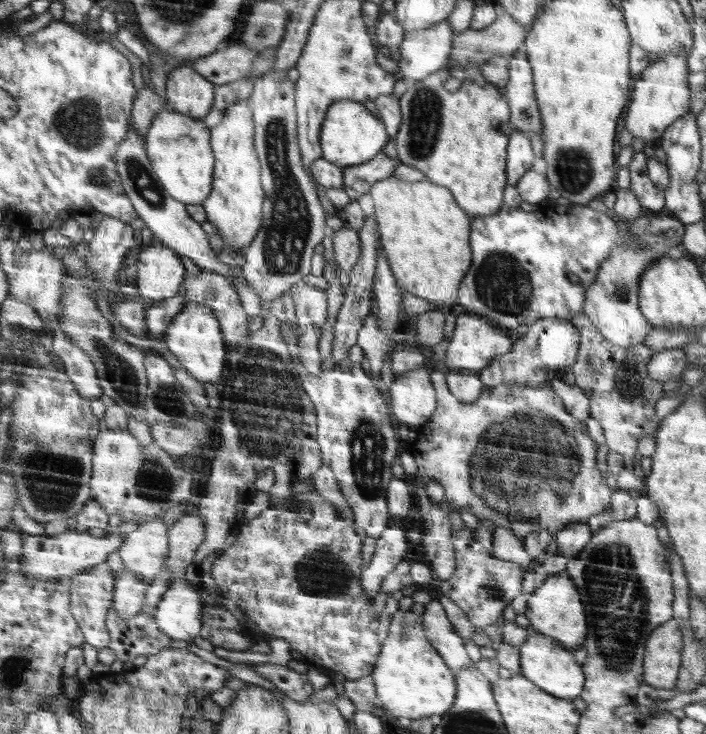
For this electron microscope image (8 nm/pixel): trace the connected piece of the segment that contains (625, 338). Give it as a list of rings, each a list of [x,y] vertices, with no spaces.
[[[600,199],[596,202],[589,202],[589,206],[593,207],[594,210],[608,214],[621,228],[622,232],[632,230],[634,236],[638,236],[644,242],[644,247],[628,249],[624,245],[618,245],[618,248],[612,250],[609,258],[602,262],[597,280],[594,280],[593,284],[590,284],[587,288],[587,300],[583,314],[588,316],[605,338],[616,346],[628,348],[640,343],[644,344],[646,336],[649,336],[651,332],[652,324],[642,314],[640,307],[642,273],[646,271],[648,266],[654,265],[663,257],[672,257],[683,253],[680,244],[685,233],[686,224],[672,214],[667,216],[666,214],[645,211],[642,211],[642,214],[632,221],[622,221],[622,219],[618,219],[616,211],[608,209],[600,202]]]

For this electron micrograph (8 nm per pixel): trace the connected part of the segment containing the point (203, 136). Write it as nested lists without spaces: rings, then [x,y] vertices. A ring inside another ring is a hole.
[[[166,101],[165,108],[156,116],[148,131],[146,147],[158,177],[174,198],[186,204],[200,204],[213,190],[216,155],[212,147],[212,130],[206,126],[204,120],[177,112]]]

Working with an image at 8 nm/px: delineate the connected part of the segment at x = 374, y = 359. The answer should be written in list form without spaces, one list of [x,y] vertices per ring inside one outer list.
[[[372,314],[368,315],[363,322],[362,328],[357,334],[356,346],[362,348],[366,358],[370,362],[372,373],[370,378],[374,378],[374,386],[382,386],[380,370],[388,350],[392,346],[392,338],[386,336],[378,328],[378,320]]]

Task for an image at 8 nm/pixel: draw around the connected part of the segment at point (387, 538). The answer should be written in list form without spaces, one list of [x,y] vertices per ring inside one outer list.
[[[402,520],[391,522],[380,538],[376,539],[373,558],[361,576],[365,593],[373,600],[380,591],[382,581],[406,554],[407,539]]]

